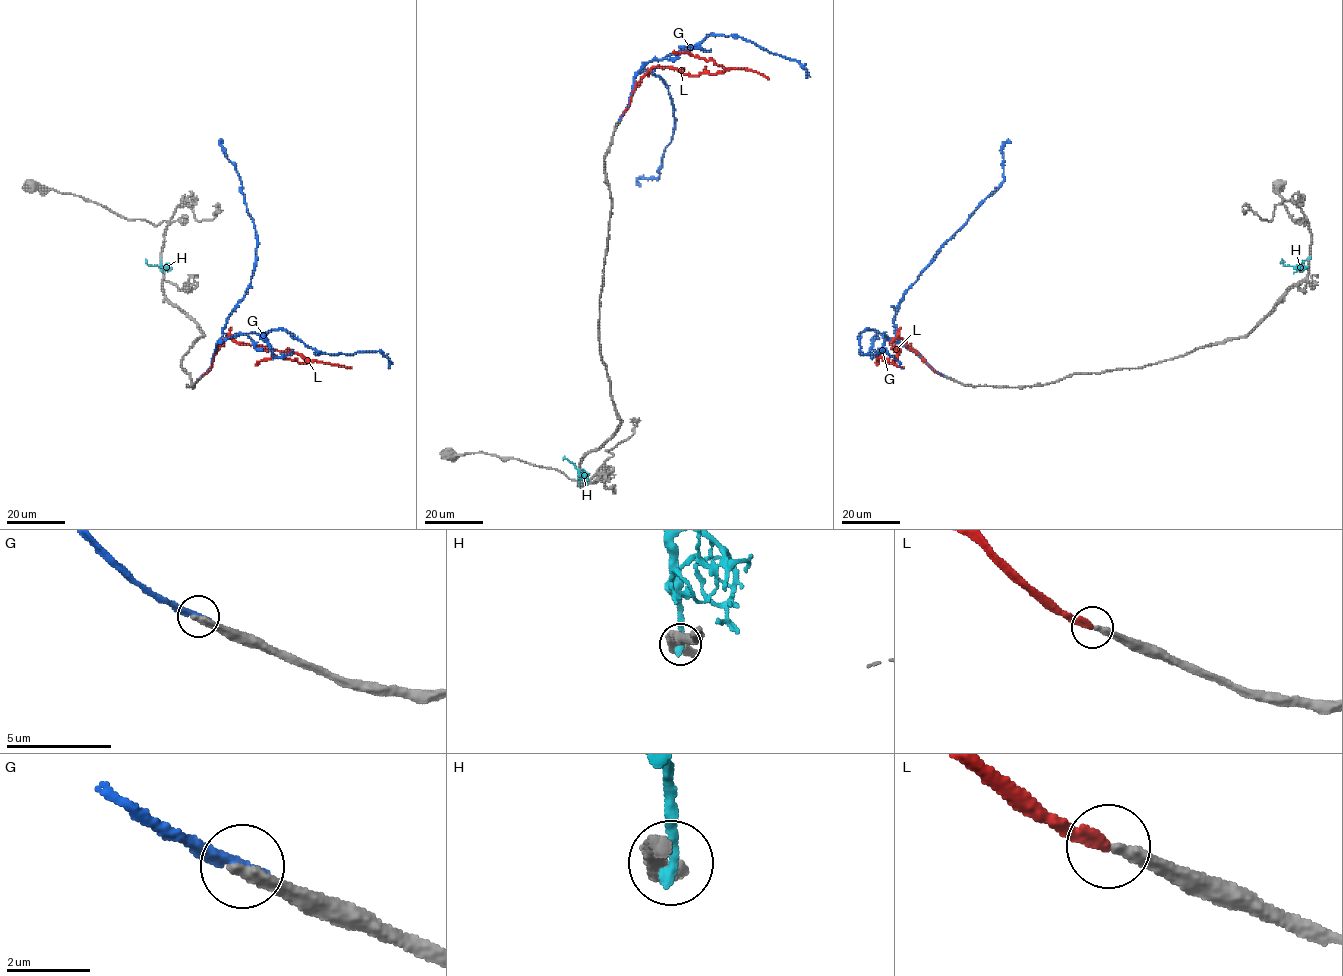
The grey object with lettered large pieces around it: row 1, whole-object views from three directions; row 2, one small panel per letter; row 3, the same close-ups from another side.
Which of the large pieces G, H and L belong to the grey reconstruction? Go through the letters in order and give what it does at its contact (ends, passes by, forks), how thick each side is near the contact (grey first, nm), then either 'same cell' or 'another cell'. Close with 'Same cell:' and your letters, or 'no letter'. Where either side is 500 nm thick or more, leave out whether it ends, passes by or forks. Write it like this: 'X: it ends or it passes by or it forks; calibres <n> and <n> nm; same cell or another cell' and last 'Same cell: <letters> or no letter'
G: it ends; calibres 380 and 300 nm; another cell
H: it ends; calibres 480 and 280 nm; another cell
L: it ends; calibres 300 and 320 nm; same cell
Same cell: L

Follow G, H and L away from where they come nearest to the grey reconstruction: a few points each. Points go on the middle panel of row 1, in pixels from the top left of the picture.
G: (619, 118), (640, 71), (663, 80), (673, 105), (674, 132), (657, 179), (639, 178), (640, 186)
H: (579, 485), (577, 468), (562, 457)
L: (621, 117), (632, 92), (654, 67), (676, 68), (693, 75), (720, 73), (724, 69), (712, 60), (672, 52)

